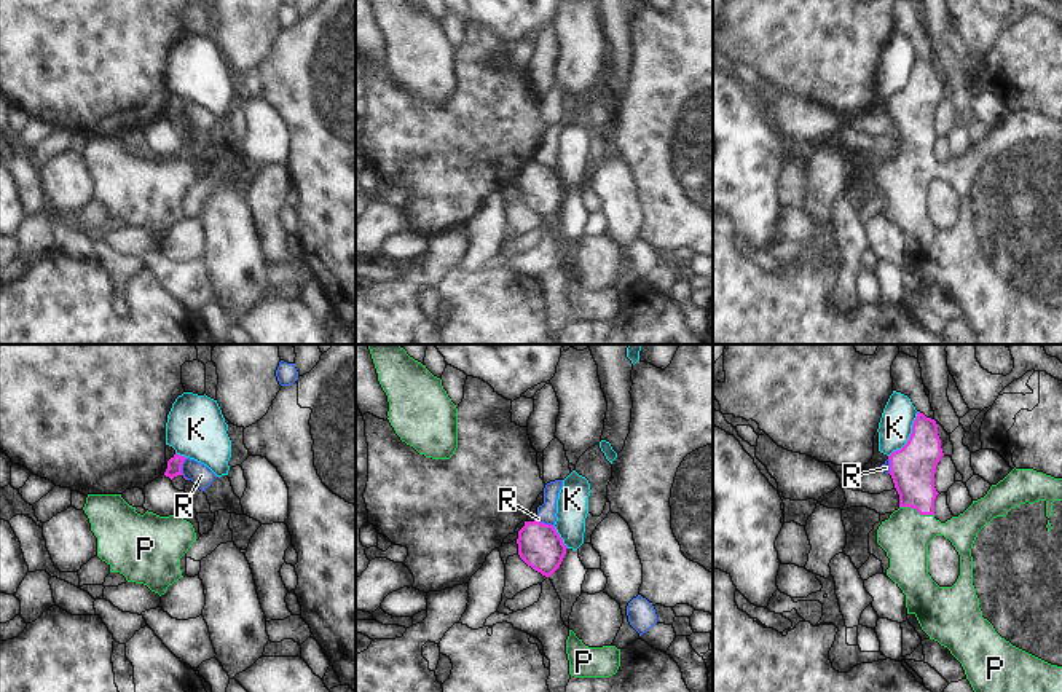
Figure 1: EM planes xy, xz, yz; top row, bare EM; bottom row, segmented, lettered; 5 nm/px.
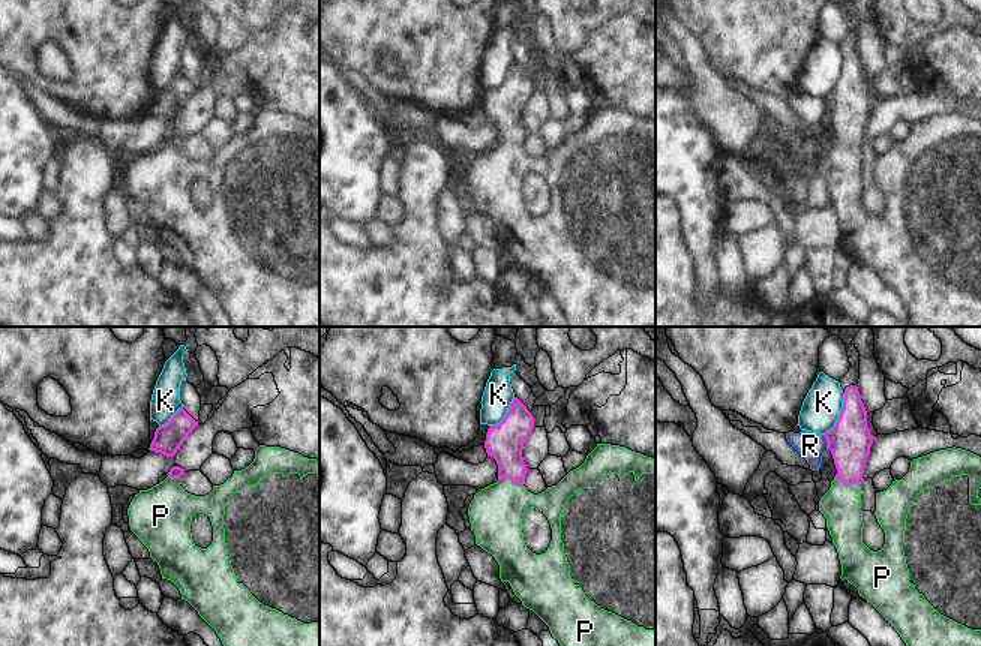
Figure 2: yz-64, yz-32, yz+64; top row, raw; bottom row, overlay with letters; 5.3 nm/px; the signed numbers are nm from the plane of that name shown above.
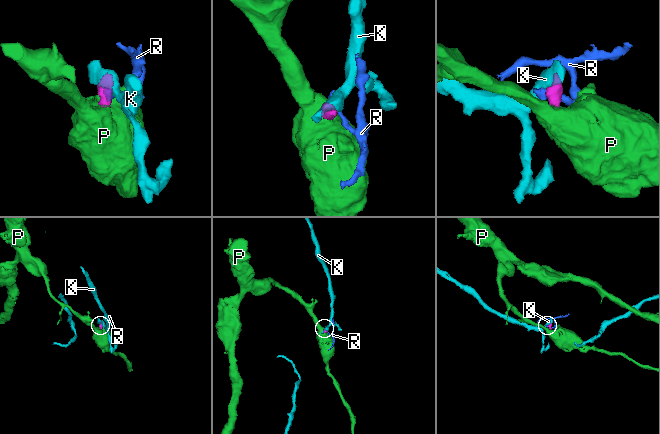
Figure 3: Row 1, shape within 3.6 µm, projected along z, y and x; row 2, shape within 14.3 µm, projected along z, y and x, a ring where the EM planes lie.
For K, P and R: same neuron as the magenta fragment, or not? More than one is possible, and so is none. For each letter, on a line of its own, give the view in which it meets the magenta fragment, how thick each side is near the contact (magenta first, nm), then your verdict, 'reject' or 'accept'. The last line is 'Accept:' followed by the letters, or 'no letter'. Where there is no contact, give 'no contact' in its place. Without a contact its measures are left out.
K: yz | 220/170 nm | reject
P: yz | 220/240 nm | accept
R: xy | 80/110 nm | reject
Accept: P

